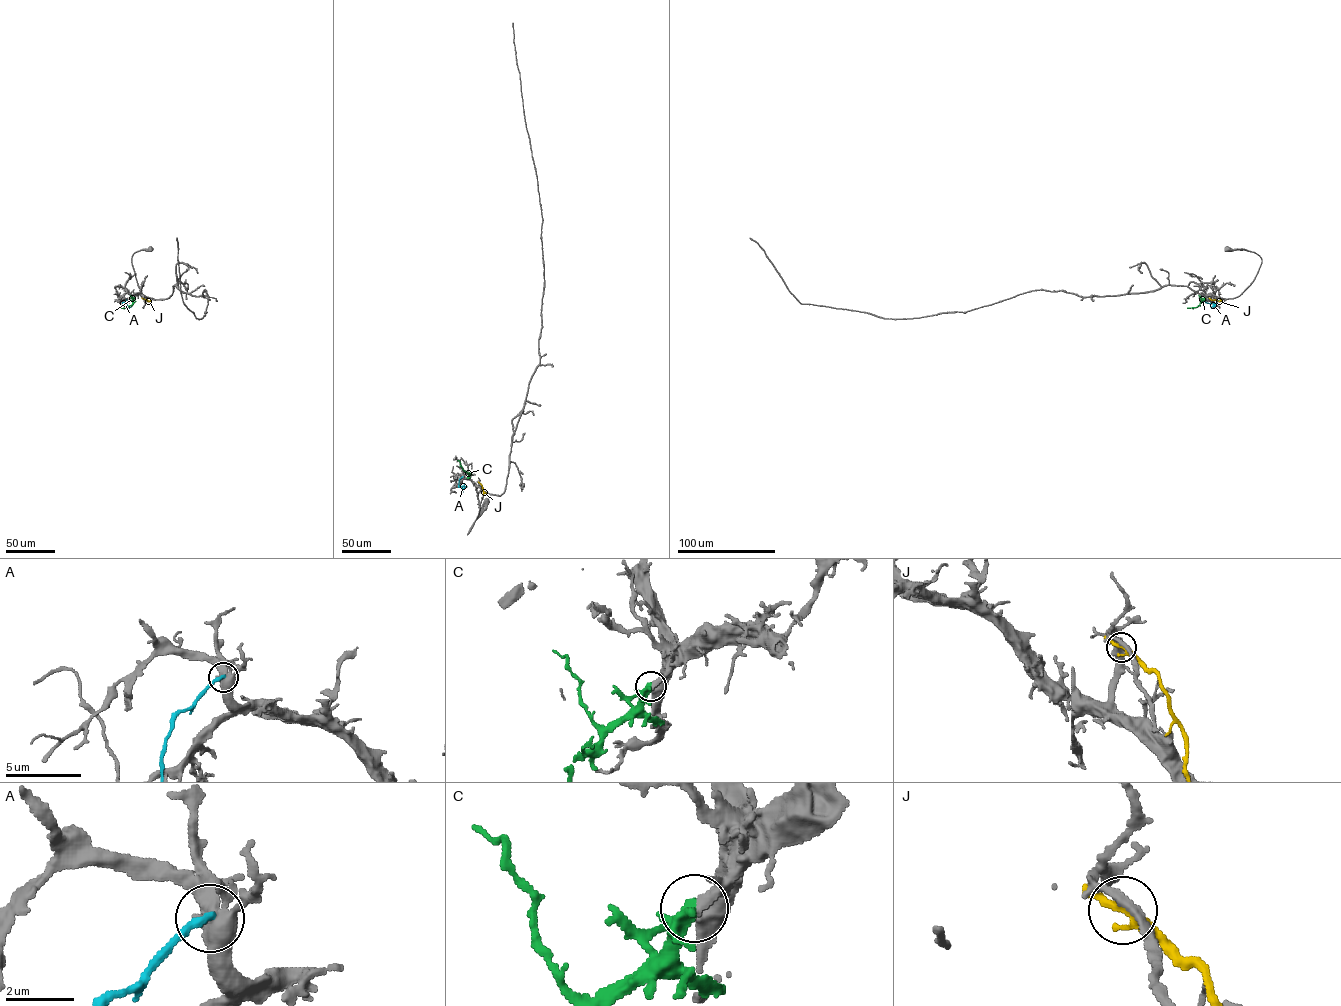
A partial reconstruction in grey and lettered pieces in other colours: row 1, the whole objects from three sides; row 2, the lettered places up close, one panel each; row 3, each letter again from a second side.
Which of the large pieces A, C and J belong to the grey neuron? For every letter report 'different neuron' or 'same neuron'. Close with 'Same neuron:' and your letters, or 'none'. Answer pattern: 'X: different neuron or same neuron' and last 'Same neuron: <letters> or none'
A: different neuron
C: same neuron
J: different neuron
Same neuron: C

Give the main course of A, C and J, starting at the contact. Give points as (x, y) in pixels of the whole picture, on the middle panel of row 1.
A: (463, 477), (458, 486), (462, 486), (462, 494)
C: (469, 478), (469, 473), (457, 460)
J: (479, 482), (486, 494)

